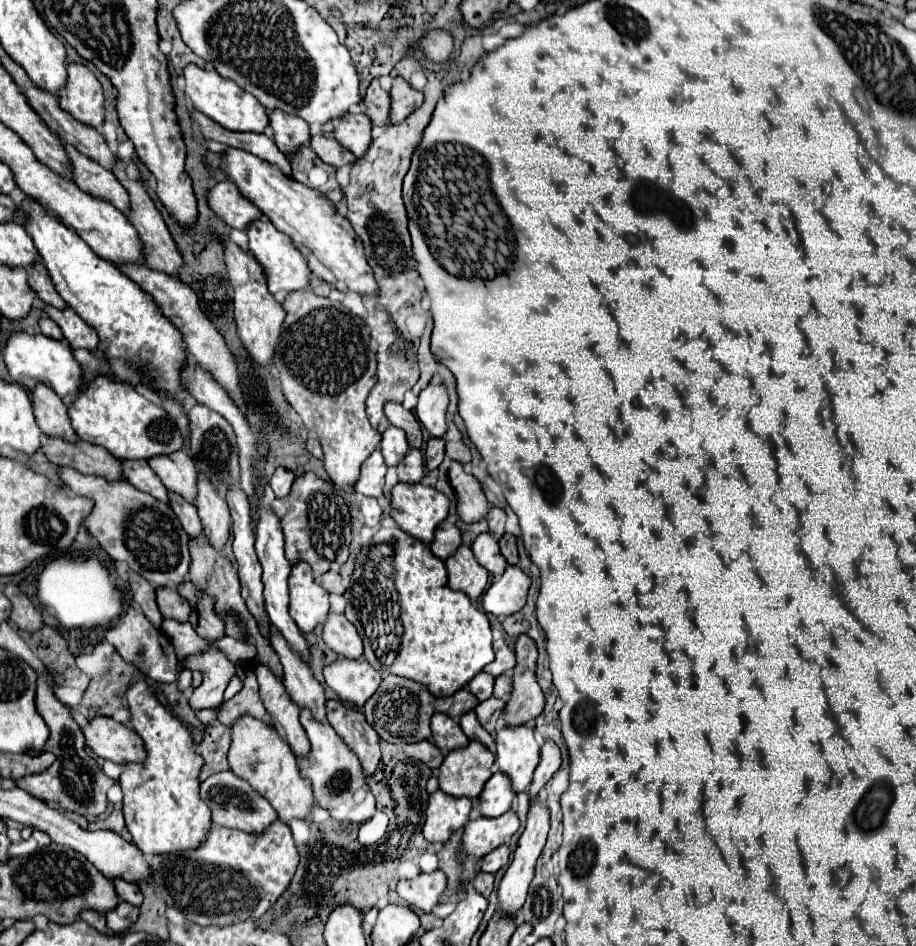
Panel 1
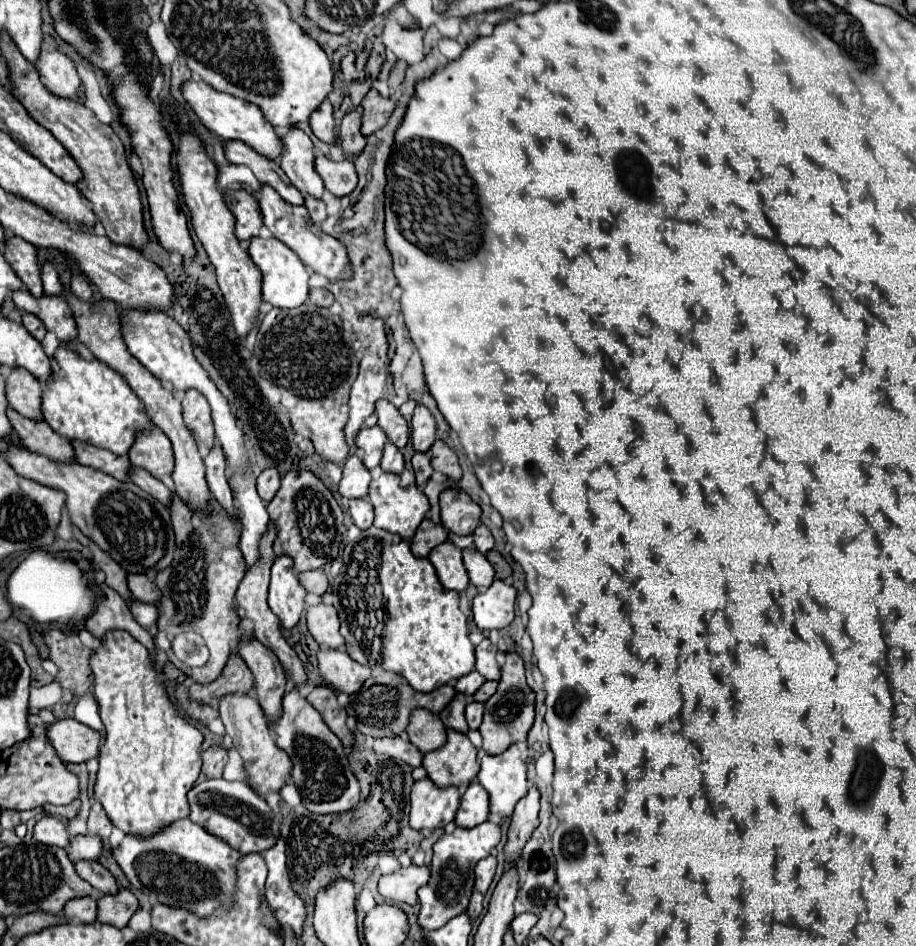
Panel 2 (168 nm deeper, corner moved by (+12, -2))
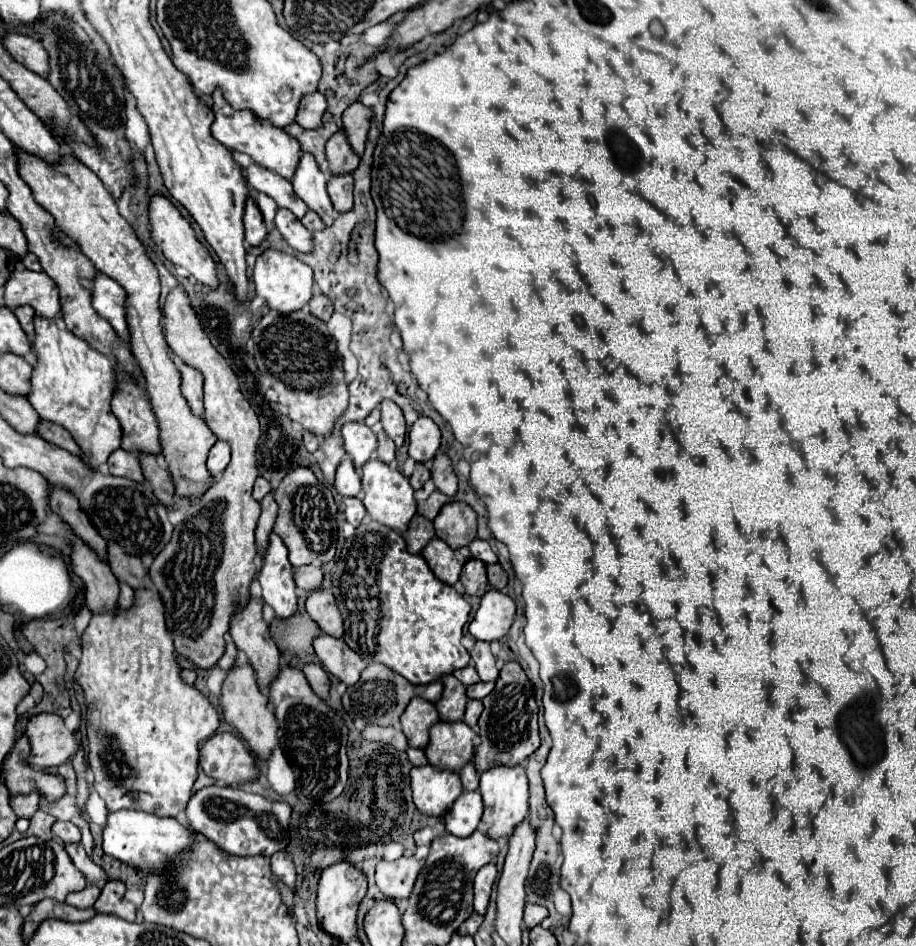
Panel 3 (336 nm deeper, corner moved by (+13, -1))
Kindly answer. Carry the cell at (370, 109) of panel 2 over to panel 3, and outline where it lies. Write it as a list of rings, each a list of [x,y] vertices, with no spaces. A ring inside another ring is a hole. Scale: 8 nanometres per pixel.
[[[354,102],[352,106],[346,108],[344,112],[344,132],[348,132],[348,140],[350,146],[354,146],[354,152],[358,152],[362,156],[364,152],[364,144],[366,144],[366,136],[370,130],[370,120],[372,120],[372,108]]]

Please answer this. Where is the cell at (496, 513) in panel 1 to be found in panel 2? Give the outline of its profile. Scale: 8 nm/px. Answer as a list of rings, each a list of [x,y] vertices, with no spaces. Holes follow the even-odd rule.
[[[479,525],[473,533],[473,539],[475,539],[475,549],[483,555],[487,555],[491,549],[493,549],[493,535],[491,531],[485,527],[485,525]]]

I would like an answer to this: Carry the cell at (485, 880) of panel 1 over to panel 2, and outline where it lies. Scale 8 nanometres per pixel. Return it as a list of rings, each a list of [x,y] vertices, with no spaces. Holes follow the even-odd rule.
[[[473,891],[471,901],[469,901],[467,915],[471,917],[471,921],[475,921],[475,919],[481,915],[481,911],[483,911],[483,895],[481,895],[481,893],[477,893],[477,891]]]

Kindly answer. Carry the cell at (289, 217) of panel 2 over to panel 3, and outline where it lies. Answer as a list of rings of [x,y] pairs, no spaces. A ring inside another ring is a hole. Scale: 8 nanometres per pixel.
[[[278,208],[274,224],[282,238],[298,252],[312,252],[314,250],[314,240],[312,234],[302,226],[302,222],[286,208]]]

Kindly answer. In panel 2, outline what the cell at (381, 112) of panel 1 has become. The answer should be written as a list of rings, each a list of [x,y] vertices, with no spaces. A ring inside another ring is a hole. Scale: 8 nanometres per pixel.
[[[351,111],[343,117],[343,123],[339,127],[339,145],[343,147],[345,153],[349,155],[359,155],[365,147],[365,137],[359,131],[361,127],[361,113],[359,111]]]

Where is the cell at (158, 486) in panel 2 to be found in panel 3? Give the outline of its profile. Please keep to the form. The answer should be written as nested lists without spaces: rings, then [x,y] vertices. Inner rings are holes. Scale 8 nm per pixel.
[[[118,448],[116,452],[110,454],[108,466],[110,466],[110,474],[112,476],[124,476],[124,478],[130,478],[134,482],[142,482],[144,480],[138,456],[132,454],[132,452],[126,452],[122,448]]]

